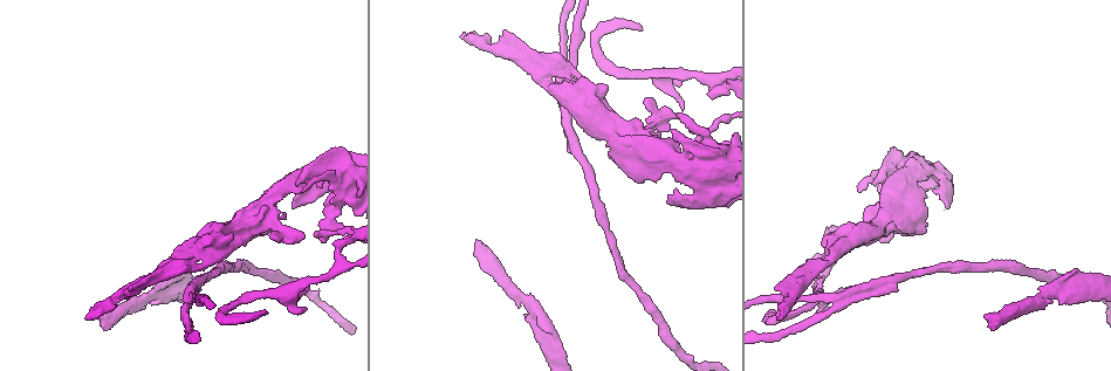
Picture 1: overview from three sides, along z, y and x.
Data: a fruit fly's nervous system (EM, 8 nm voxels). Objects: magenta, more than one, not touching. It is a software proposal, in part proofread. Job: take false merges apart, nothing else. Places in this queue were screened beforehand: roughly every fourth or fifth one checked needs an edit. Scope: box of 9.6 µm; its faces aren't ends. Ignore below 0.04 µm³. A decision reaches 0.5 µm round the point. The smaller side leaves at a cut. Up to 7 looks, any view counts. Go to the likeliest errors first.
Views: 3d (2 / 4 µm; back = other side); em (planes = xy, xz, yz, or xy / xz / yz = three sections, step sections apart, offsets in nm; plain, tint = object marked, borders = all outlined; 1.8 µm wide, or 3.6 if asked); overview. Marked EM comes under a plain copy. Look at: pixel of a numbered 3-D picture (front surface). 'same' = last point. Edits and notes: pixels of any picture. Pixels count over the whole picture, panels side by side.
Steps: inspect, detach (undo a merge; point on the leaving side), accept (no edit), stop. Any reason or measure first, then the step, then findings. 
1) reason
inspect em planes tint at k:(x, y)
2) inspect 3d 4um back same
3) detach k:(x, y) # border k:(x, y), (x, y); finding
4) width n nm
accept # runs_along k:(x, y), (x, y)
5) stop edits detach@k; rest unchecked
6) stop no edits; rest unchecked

arms run side by side
inspect 3d 2um at 1:(844, 300)

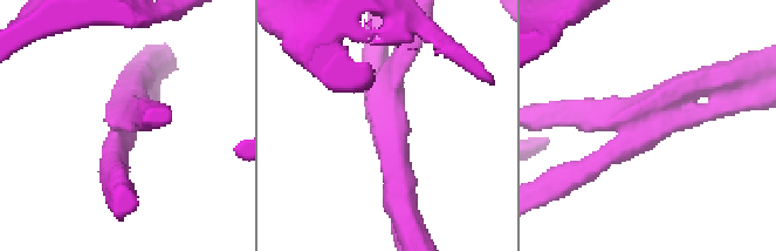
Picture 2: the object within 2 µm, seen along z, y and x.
arms 3; arm_widths 190, 190, 260 nm
inspect em planes tint at 2:(384, 118)

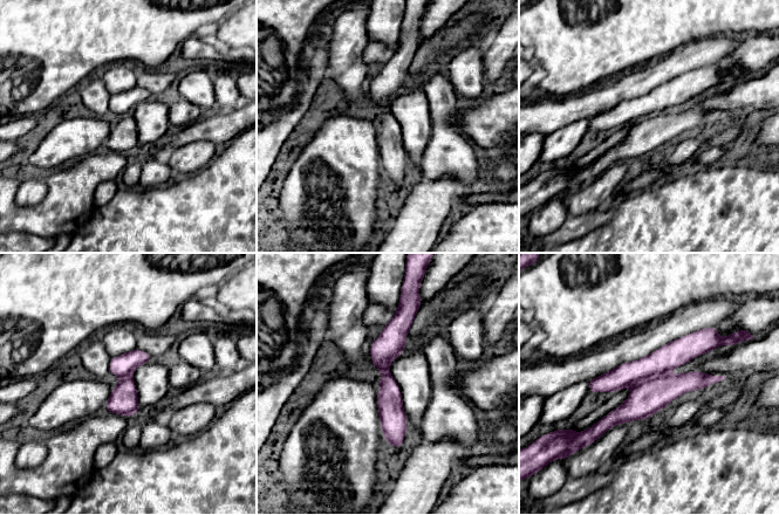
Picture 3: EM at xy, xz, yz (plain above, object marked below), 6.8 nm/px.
detach 3:(650, 396) # border 3:(650, 376), (634, 385); two neurons meet here

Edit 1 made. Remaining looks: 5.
inspect overview

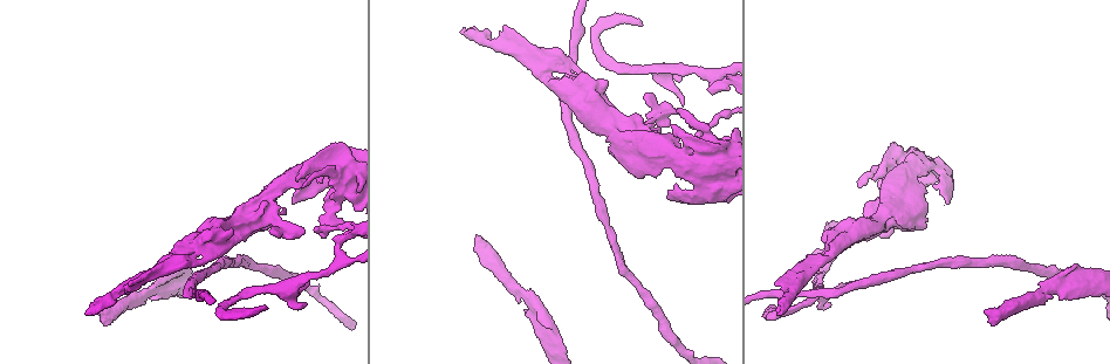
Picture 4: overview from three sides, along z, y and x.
two arms at a narrow angle
inspect 3d 4um at 4:(639, 129)

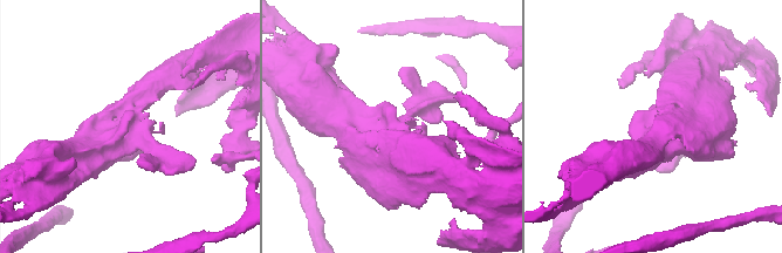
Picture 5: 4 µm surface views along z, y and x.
now the EM
inspect em planes tint at 5:(130, 131)

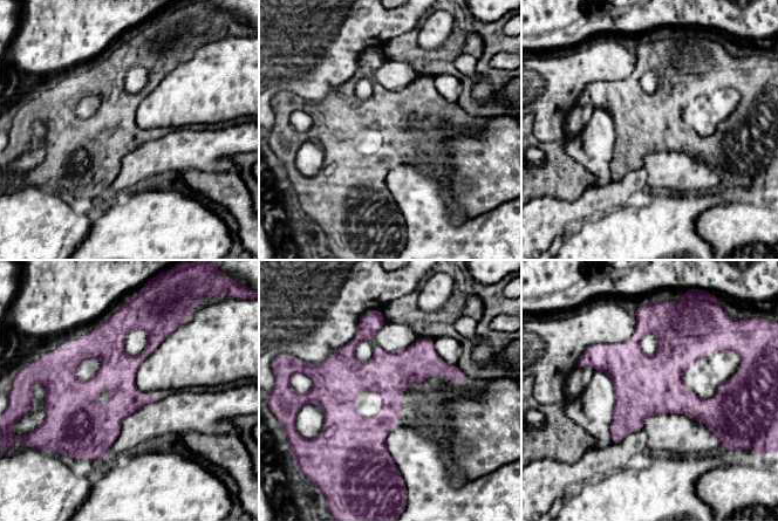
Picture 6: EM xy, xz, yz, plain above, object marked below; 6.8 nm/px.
accept # runs_along 6:(459, 378), (402, 367), (320, 385); all the same neuron

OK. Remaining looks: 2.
abrupt turn
inspect 3d 4um at 4:(716, 167)

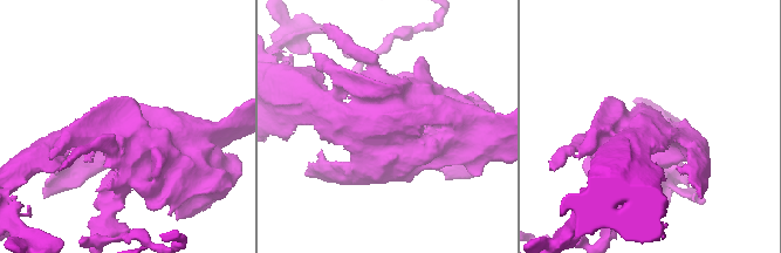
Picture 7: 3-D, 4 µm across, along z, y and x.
inspect em 3.6um planes tint at 7:(389, 123)

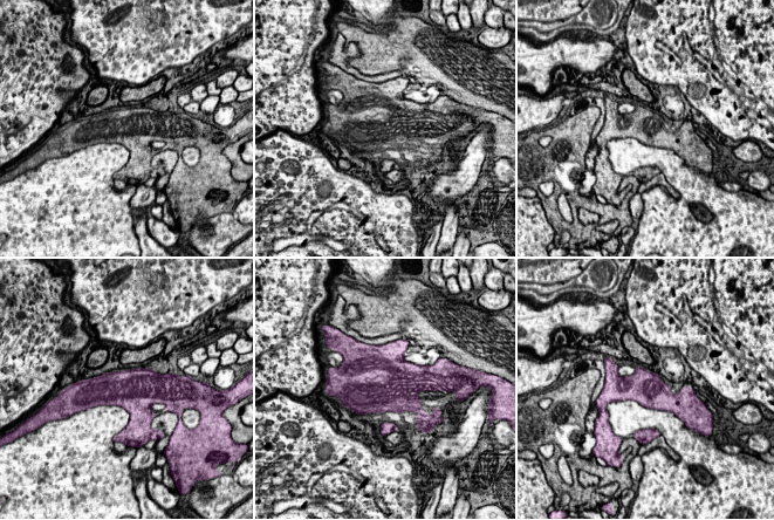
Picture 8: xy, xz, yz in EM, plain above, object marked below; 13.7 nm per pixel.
accept # continuous, no second neuron

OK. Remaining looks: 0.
stop edits detach@3; rest unchecked

